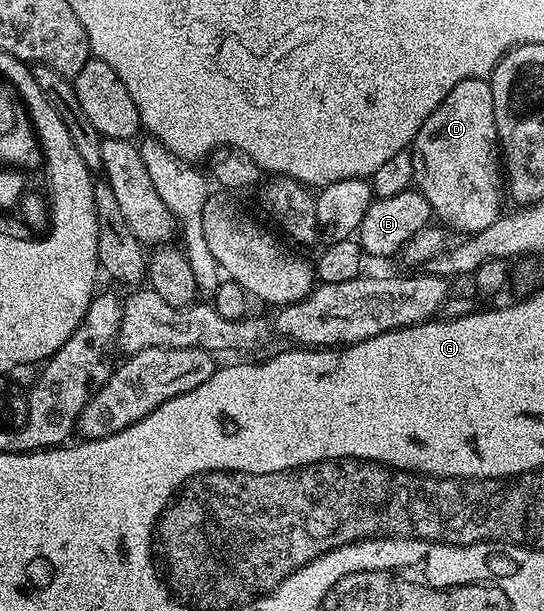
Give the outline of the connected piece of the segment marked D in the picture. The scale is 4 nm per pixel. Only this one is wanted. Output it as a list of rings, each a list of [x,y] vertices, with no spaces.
[[[486,79],[457,82],[457,86],[453,86],[453,90],[439,101],[437,110],[425,118],[421,130],[417,130],[415,135],[413,170],[414,187],[430,202],[434,215],[438,219],[440,216],[448,229],[456,228],[463,232],[459,234],[470,234],[493,226],[505,208],[505,172],[501,167],[499,135],[493,114],[493,90]]]

